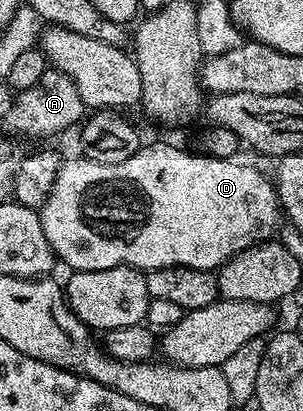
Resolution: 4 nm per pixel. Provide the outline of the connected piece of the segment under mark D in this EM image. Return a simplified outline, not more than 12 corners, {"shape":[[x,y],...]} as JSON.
{"shape":[[146,143],[66,159],[39,209],[73,272],[213,272],[274,239],[274,181]]}

